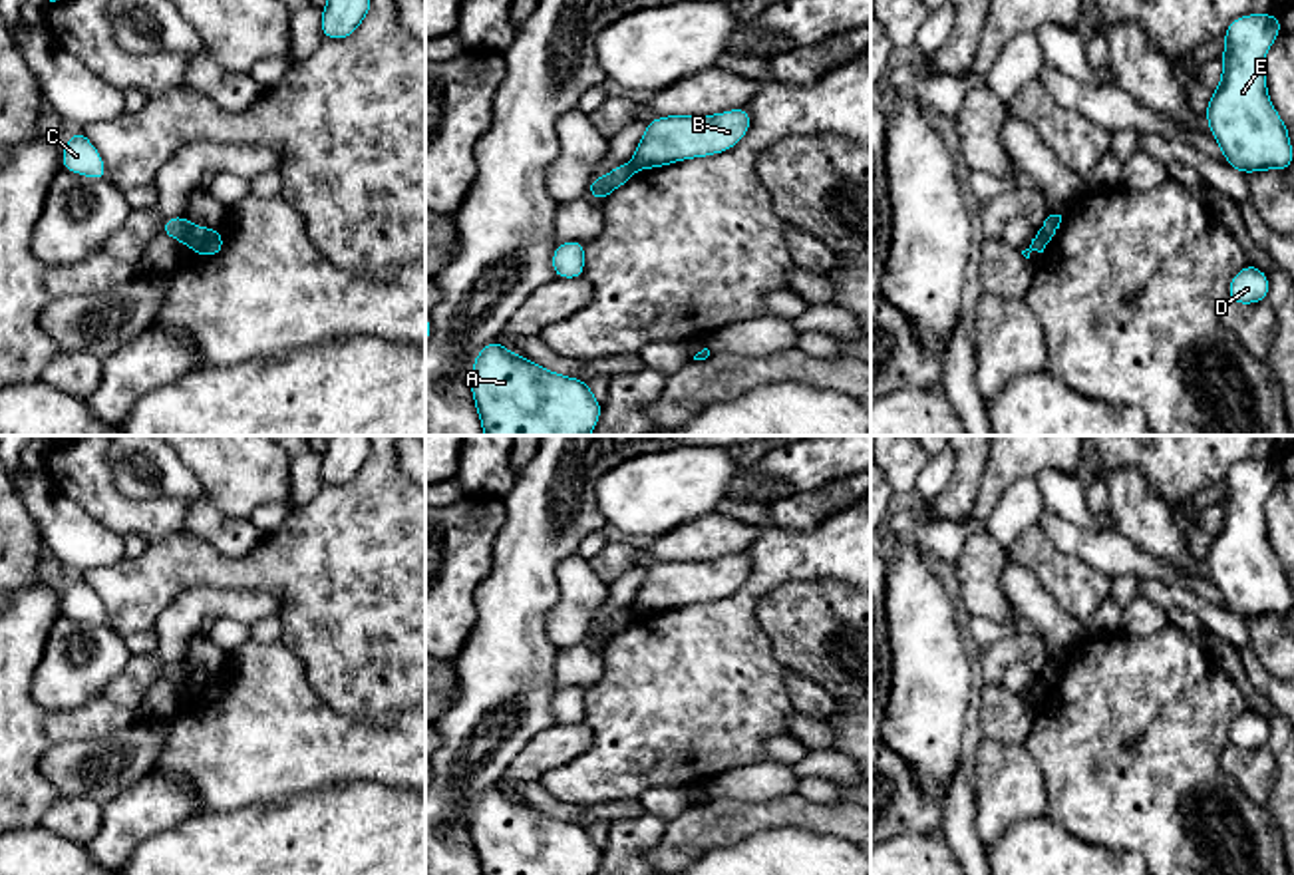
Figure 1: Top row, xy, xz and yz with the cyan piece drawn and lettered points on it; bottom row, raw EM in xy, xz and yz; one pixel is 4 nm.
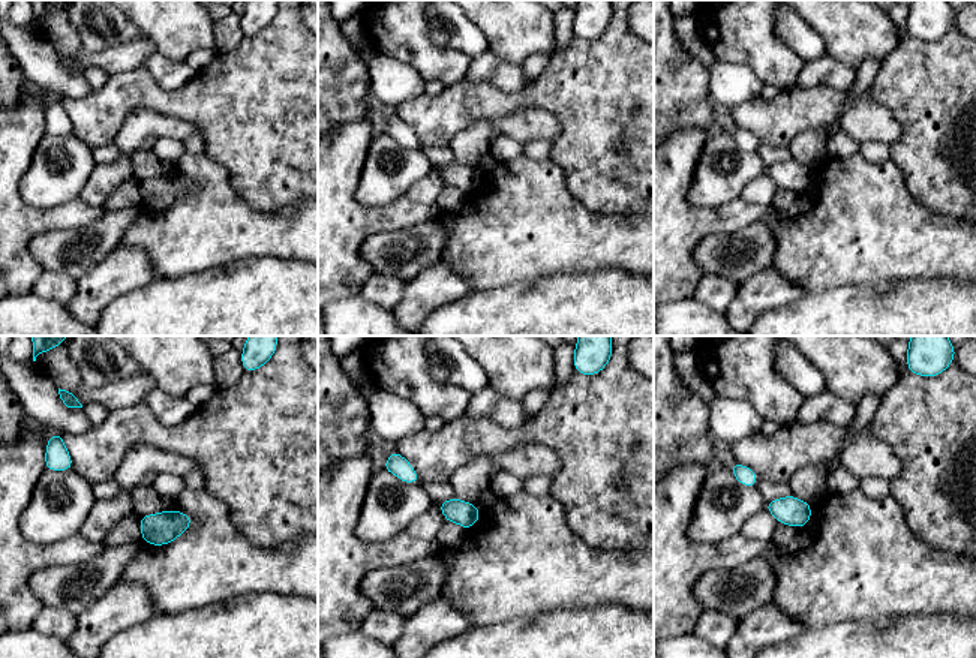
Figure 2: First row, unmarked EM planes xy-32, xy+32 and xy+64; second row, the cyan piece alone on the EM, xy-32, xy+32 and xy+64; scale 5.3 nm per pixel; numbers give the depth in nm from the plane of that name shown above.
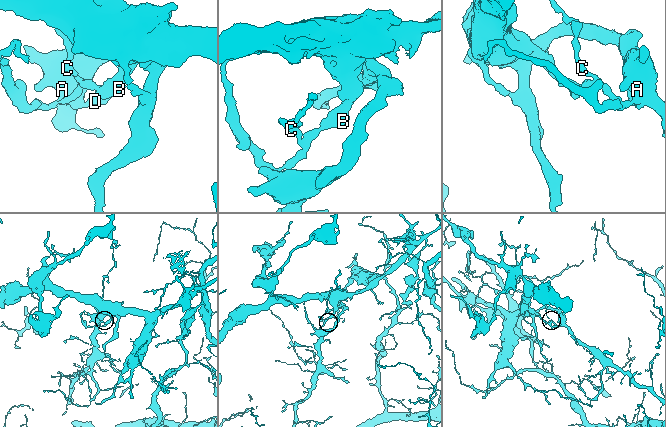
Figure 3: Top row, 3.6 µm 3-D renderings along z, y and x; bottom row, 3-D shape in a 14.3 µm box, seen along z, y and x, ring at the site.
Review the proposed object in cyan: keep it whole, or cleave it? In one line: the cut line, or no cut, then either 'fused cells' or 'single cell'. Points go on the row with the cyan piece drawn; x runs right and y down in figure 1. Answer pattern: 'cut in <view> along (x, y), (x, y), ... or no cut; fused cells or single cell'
cut in xy along (197, 227), (185, 243); fused cells

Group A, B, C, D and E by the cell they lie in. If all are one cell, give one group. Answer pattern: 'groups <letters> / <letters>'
groups A C D E / B

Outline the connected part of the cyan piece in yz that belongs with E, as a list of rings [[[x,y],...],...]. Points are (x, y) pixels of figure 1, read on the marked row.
[[[1246,14],[1232,20],[1222,34],[1222,78],[1205,117],[1224,161],[1242,175],[1288,171],[1294,163],[1288,125],[1276,113],[1266,88],[1264,58],[1280,32],[1278,14]]]

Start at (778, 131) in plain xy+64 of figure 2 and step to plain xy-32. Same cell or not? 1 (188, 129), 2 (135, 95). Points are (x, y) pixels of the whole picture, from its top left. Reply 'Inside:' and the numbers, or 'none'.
Inside: 2

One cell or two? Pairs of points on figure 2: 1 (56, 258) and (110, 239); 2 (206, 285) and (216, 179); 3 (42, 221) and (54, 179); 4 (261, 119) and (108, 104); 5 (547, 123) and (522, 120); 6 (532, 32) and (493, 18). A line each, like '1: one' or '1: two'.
1: one
2: two
3: two
4: one
5: one
6: one

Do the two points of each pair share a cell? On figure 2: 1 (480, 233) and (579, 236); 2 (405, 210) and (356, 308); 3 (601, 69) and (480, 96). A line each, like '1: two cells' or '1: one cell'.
1: one cell
2: two cells
3: one cell

